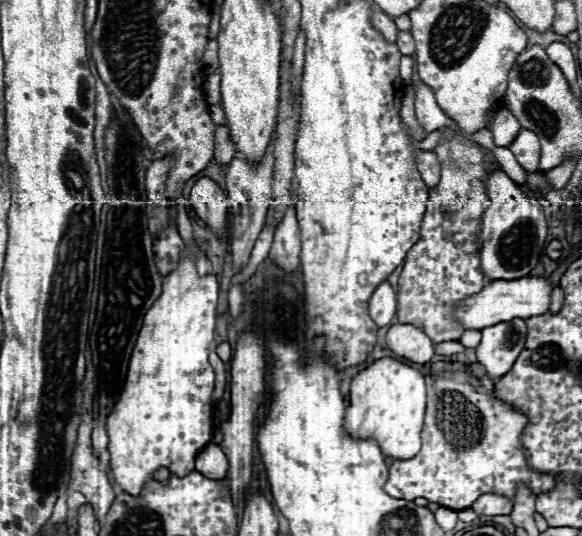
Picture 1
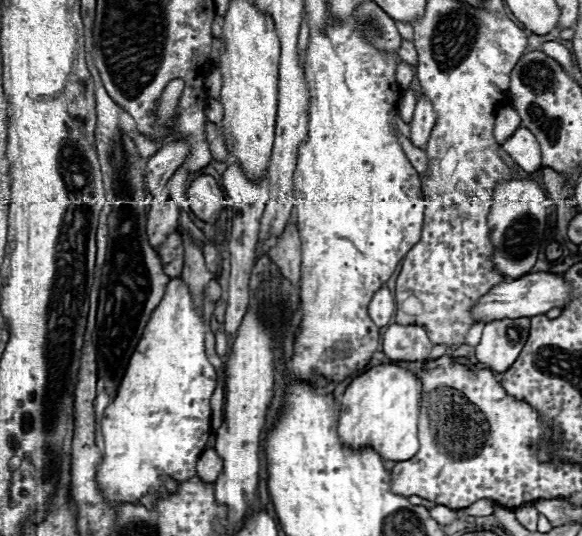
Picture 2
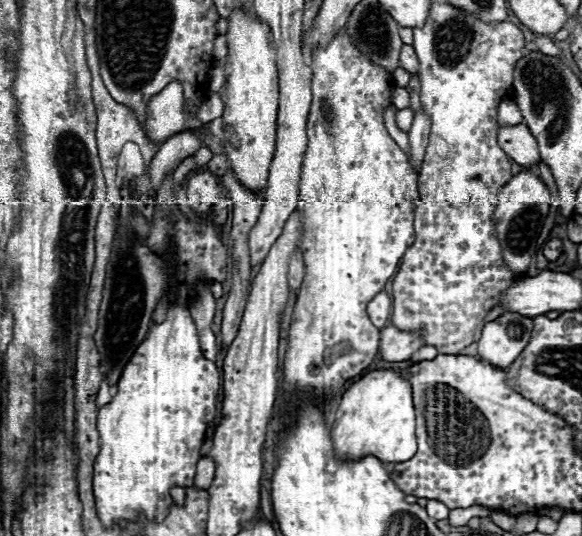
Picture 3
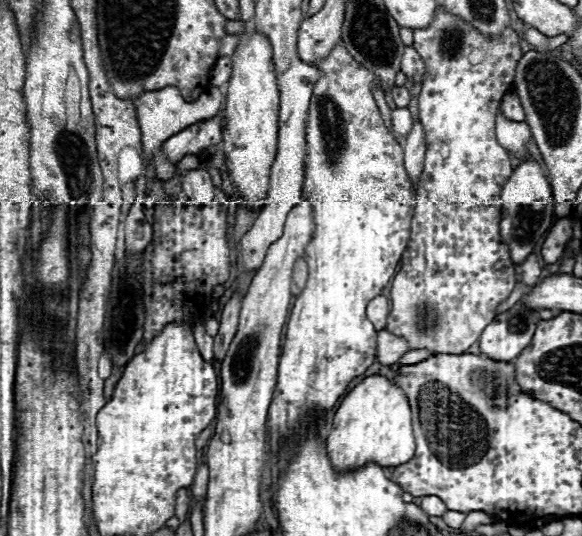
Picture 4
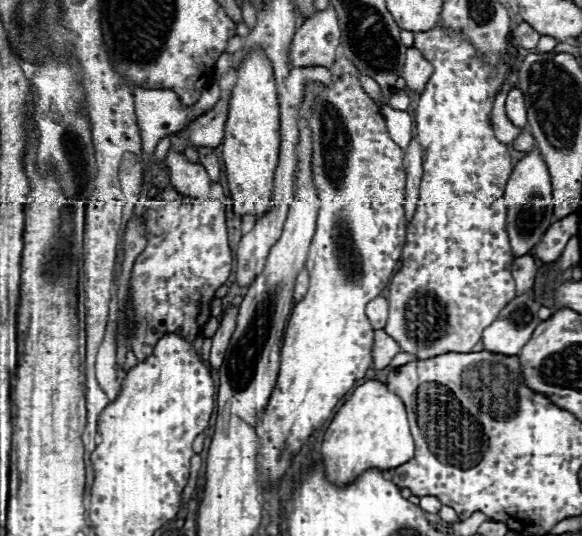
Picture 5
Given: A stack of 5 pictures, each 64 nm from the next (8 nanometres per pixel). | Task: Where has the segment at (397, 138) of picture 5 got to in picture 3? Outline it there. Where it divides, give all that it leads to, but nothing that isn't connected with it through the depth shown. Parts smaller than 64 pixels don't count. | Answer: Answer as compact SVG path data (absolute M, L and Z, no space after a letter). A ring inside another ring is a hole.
M404 108L404 110L398 110L398 112L396 112L396 122L398 122L398 126L400 126L404 132L410 130L412 116L414 116L414 112L412 112L410 108Z

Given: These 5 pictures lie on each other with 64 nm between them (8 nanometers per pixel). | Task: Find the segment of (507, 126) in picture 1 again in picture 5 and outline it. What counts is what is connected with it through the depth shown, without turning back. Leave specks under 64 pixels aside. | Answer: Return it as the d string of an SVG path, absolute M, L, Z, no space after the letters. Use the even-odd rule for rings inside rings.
M510 90L506 98L506 116L516 124L516 126L526 126L526 108L524 108L524 98L520 90Z

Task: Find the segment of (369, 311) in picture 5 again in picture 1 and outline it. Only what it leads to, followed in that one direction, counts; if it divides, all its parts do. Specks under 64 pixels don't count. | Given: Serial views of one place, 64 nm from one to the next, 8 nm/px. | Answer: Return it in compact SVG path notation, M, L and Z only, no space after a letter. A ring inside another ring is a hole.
M384 280L370 298L370 316L378 326L388 326L396 314L396 292L388 280Z

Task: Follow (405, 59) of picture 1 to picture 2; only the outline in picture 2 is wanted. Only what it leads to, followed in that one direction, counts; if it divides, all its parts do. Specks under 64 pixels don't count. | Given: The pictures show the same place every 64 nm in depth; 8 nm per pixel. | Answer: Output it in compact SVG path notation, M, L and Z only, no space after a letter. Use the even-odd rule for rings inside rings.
M400 62L400 64L398 64L398 70L396 70L396 78L398 78L398 84L400 84L404 90L410 86L412 76L414 76L412 66L406 64L406 62Z

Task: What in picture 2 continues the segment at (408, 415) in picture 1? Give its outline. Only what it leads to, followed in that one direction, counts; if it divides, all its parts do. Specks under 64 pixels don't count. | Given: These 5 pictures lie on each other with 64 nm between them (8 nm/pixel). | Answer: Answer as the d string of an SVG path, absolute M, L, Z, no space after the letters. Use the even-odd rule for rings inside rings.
M378 364L350 382L344 392L338 436L346 446L374 446L384 460L410 460L418 444L418 416L420 416L422 384L410 370L396 364Z

